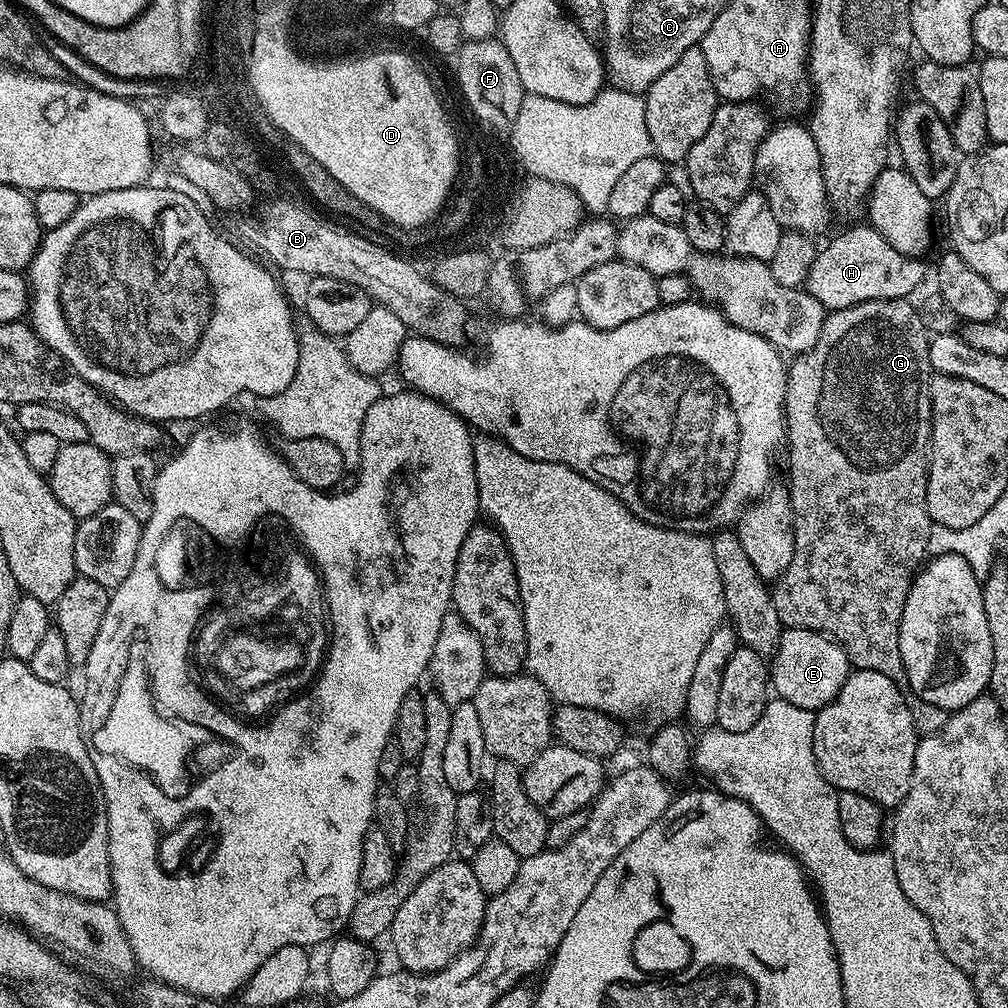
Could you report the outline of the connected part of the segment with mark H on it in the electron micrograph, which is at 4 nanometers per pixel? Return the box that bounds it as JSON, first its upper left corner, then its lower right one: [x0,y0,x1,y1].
[806,223,924,310]

